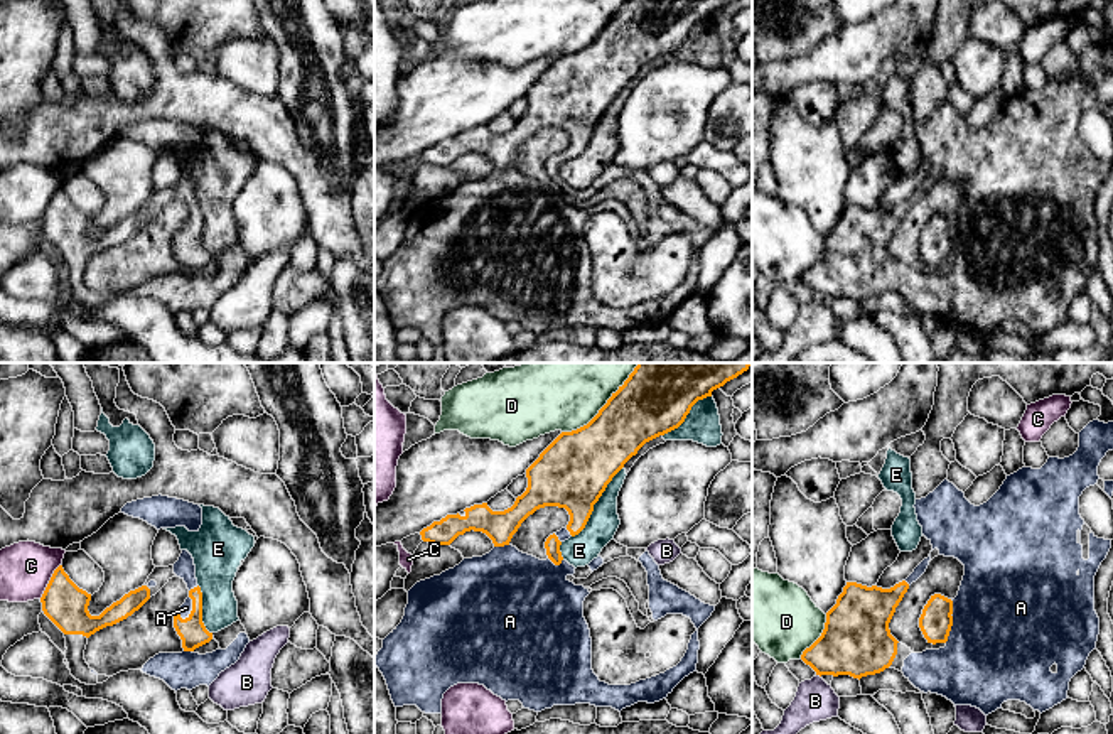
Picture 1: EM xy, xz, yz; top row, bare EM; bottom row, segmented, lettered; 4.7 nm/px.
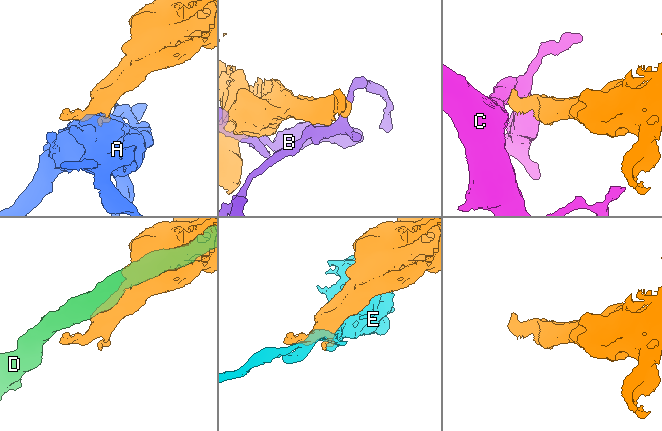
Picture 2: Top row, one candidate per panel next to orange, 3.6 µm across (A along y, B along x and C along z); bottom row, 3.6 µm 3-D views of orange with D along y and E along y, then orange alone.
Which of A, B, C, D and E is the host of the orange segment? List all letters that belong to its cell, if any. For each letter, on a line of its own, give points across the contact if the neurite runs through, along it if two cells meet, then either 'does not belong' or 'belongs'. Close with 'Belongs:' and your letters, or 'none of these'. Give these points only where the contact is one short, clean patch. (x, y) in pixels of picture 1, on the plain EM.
A: belongs
B: does not belong
C: border along xy (59, 186), (39, 220); does not belong
D: does not belong
E: does not belong
Belongs: A

